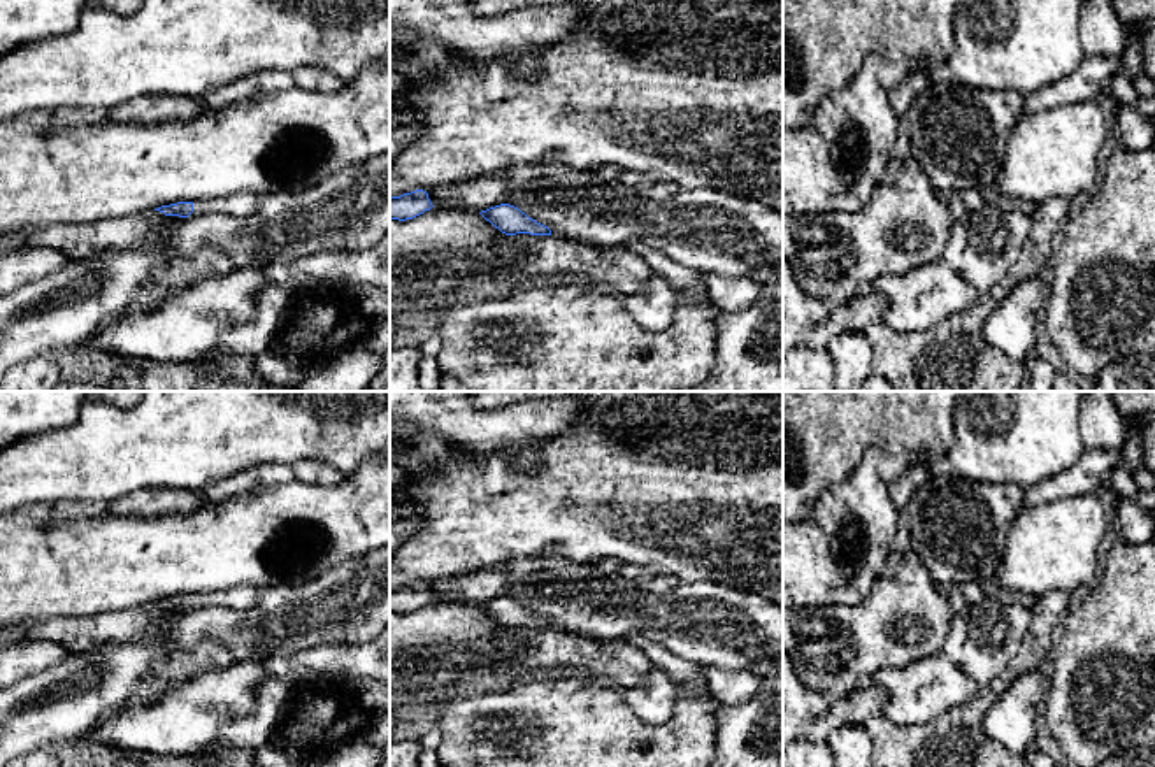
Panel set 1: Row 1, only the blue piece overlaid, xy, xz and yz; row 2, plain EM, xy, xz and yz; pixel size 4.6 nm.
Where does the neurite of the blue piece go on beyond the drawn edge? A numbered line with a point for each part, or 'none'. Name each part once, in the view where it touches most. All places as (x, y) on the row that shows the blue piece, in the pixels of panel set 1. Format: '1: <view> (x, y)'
1: xy (239, 204)

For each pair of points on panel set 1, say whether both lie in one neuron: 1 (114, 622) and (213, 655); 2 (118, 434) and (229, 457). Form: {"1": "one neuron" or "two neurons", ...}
{"1": "one neuron", "2": "one neuron"}

